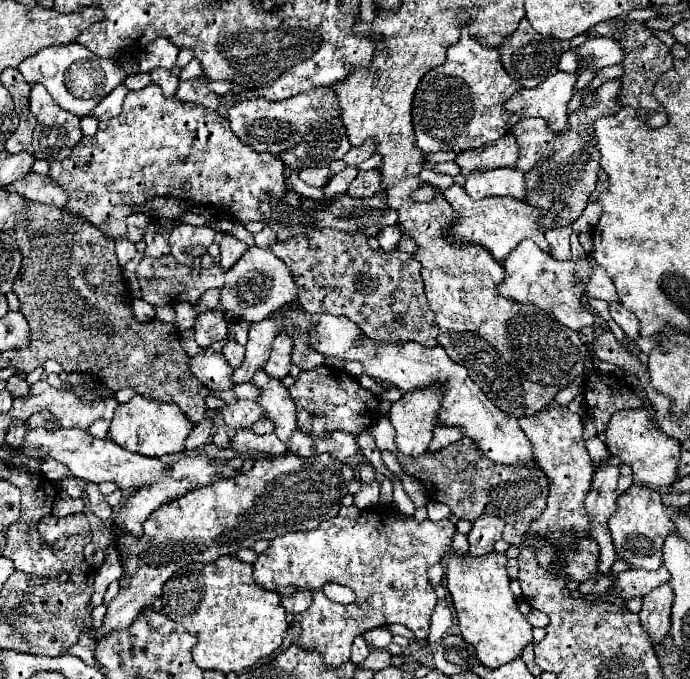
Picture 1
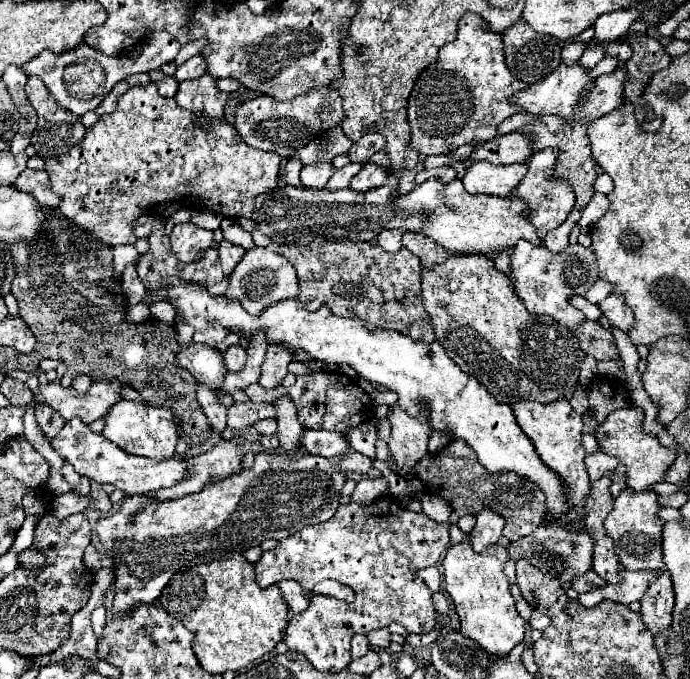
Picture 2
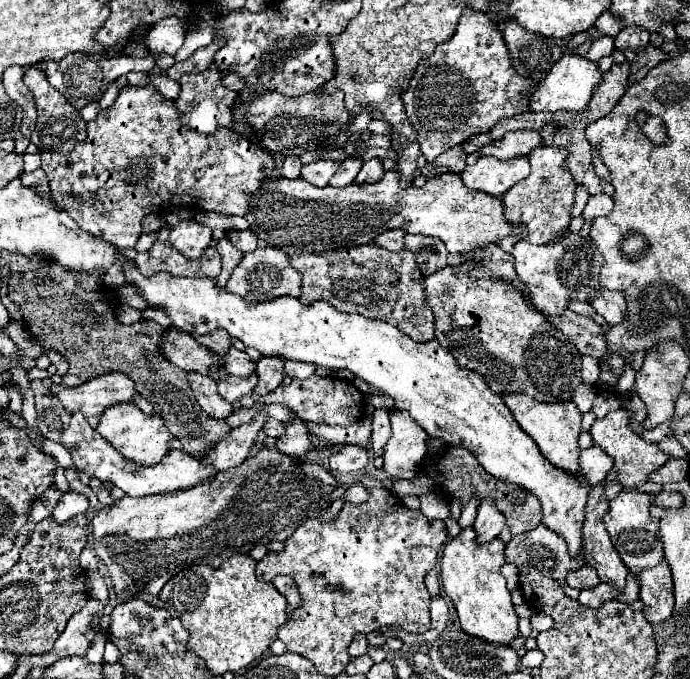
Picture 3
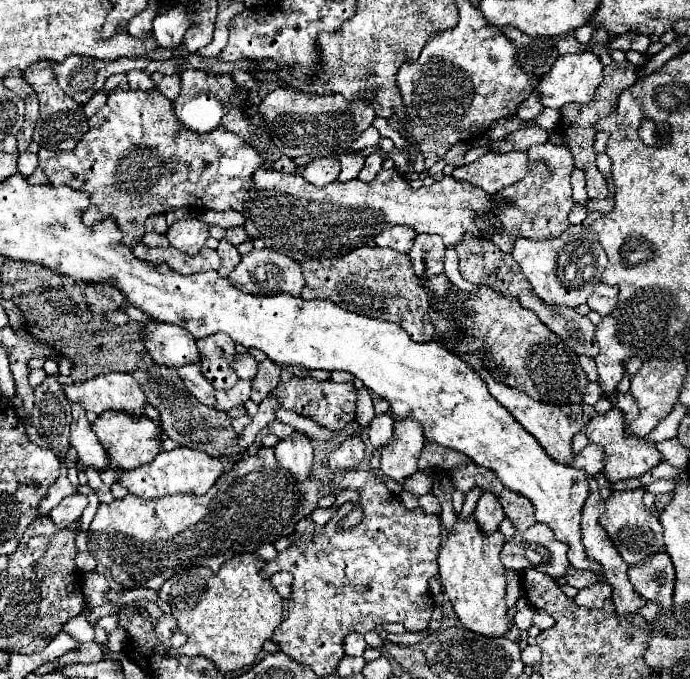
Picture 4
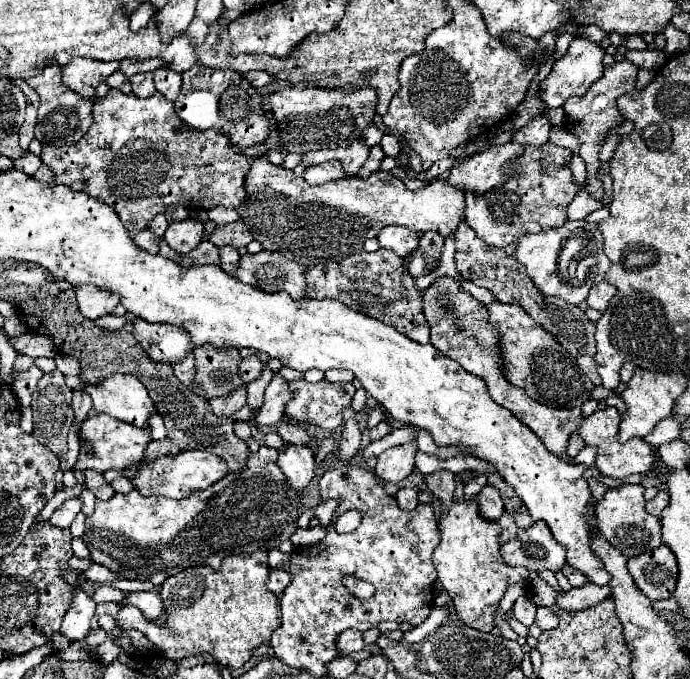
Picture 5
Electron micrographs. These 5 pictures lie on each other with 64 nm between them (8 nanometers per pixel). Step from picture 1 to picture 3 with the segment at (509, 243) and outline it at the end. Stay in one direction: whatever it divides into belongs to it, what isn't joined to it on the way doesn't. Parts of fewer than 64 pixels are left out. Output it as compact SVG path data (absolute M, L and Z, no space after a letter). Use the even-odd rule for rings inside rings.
M390 170L384 174L384 178L376 184L350 184L344 188L332 188L332 186L312 186L304 182L302 178L298 180L268 180L268 186L262 186L256 194L256 200L252 202L254 206L246 214L246 220L252 226L252 232L266 240L270 246L280 248L286 254L294 252L324 252L340 246L352 246L352 244L370 244L376 236L380 236L386 230L402 228L408 234L424 234L424 236L434 236L444 242L448 252L462 254L462 252L472 252L478 246L488 246L494 244L510 234L524 236L522 228L516 228L516 224L508 224L504 220L504 204L500 198L484 194L484 192L474 192L466 190L462 184L462 178L458 174L436 174L432 180L428 180L424 186L408 186L402 190L398 186L400 174L396 170Z

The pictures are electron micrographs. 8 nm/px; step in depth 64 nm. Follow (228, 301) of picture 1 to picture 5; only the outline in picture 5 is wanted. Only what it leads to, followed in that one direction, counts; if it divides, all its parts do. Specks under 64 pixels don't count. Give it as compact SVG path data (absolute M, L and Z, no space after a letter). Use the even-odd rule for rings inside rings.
M262 250L258 254L244 254L240 258L240 268L234 272L244 284L260 288L262 292L288 292L292 298L300 300L306 294L306 274L304 268L280 252Z

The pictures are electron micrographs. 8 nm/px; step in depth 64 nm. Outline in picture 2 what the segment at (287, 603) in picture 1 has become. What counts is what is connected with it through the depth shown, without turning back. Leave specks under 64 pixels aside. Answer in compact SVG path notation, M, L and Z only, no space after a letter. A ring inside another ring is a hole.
M282 580L282 582L278 582L278 588L282 592L284 602L288 604L288 608L292 612L302 612L304 608L308 608L312 594L304 592L304 588L300 588L300 584L296 584L292 580Z

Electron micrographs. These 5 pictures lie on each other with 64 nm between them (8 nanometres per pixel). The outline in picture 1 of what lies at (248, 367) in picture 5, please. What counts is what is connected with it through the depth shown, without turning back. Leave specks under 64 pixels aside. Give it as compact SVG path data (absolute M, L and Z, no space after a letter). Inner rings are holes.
M226 338L222 354L224 354L224 358L228 360L228 364L232 368L238 368L242 364L242 360L244 360L244 346L240 346L234 338Z

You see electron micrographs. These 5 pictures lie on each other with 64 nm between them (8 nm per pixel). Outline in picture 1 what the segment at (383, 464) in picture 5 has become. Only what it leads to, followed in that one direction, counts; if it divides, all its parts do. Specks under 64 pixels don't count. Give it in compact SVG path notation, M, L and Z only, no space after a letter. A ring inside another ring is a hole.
M418 388L390 408L390 422L396 428L396 448L404 456L418 456L428 450L436 412L440 412L440 388Z

